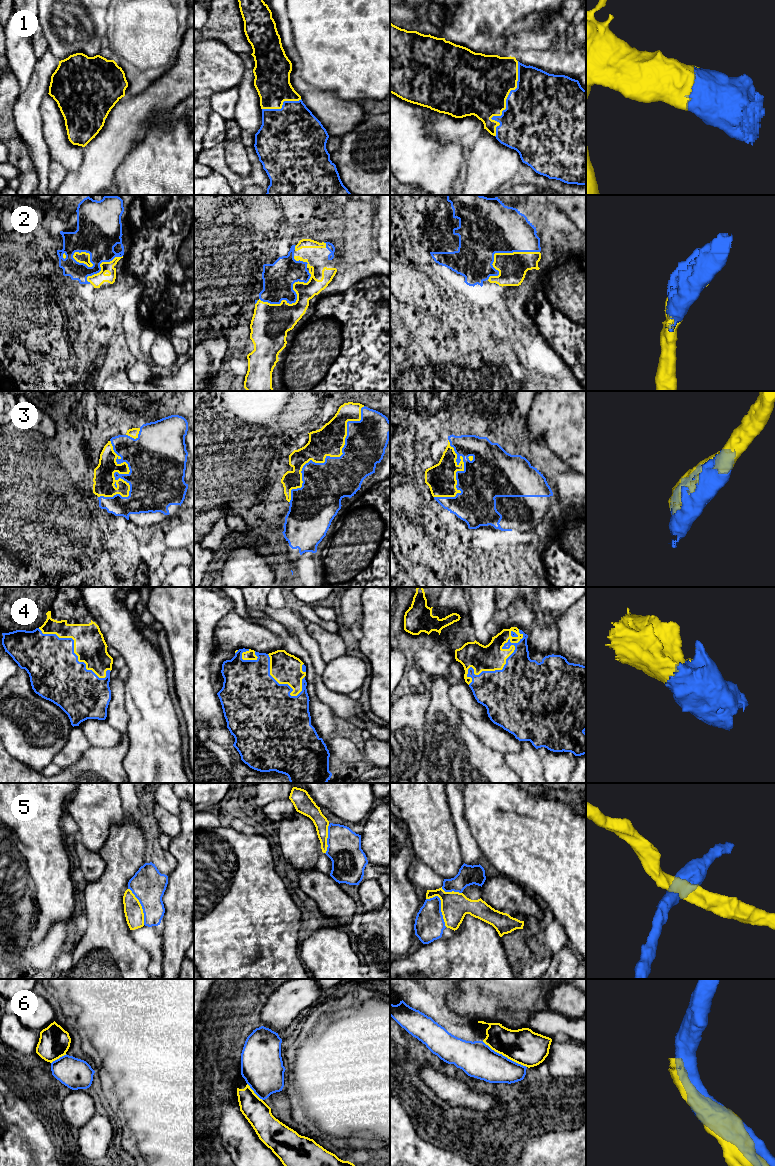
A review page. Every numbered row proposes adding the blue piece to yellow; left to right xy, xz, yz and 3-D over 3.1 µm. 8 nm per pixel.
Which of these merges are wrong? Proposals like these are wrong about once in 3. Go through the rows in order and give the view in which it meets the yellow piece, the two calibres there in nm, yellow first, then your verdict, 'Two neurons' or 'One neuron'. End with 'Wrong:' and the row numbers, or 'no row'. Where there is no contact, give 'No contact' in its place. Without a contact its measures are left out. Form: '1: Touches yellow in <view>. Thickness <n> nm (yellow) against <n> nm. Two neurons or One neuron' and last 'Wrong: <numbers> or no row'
1: Touches yellow in yz. Thickness 480 nm (yellow) against 480 nm. One neuron
2: Touches yellow in xz. Thickness 300 nm (yellow) against 260 nm. One neuron
3: Touches yellow in xz. Thickness 240 nm (yellow) against 360 nm. One neuron
4: Touches yellow in yz. Thickness 220 nm (yellow) against 460 nm. One neuron
5: Touches yellow in yz. Thickness 220 nm (yellow) against 240 nm. Two neurons
6: Touches yellow in yz. Thickness 280 nm (yellow) against 280 nm. Two neurons
Wrong: 5, 6

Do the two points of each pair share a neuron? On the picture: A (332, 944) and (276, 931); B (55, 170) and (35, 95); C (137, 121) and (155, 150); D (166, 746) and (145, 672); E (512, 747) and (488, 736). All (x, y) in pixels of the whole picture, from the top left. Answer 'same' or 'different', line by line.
A: different
B: different
C: different
D: same
E: same

